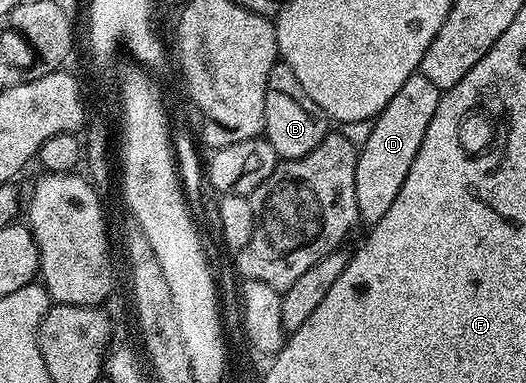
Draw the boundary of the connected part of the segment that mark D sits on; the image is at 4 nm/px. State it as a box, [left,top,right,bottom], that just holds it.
[355,72,441,222]

